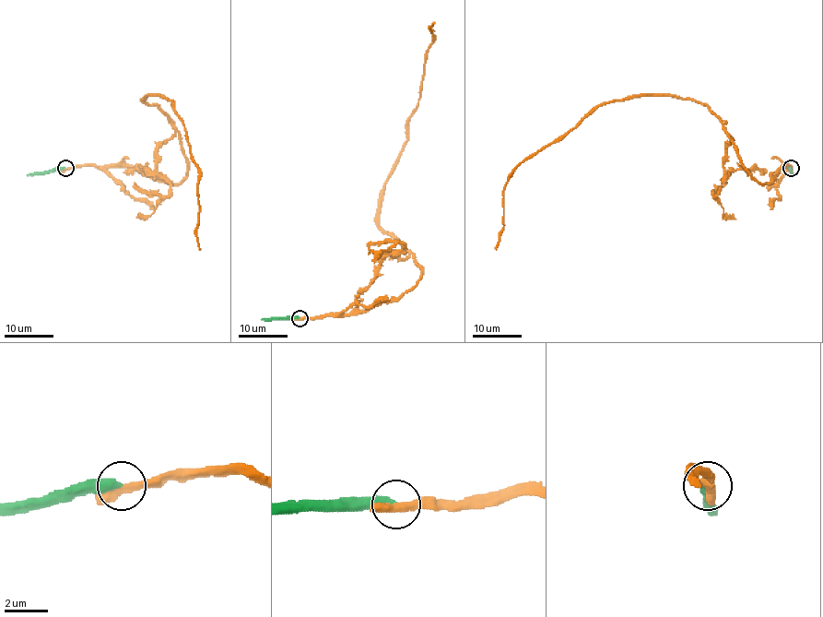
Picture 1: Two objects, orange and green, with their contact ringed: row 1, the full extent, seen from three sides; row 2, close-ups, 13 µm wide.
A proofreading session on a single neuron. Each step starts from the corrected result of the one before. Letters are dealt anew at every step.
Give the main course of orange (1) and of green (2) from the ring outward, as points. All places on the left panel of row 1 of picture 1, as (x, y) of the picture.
1: (65, 169), (132, 166), (178, 183), (187, 165), (180, 133), (145, 99), (170, 100), (199, 170), (200, 250)
2: (65, 169), (27, 176)

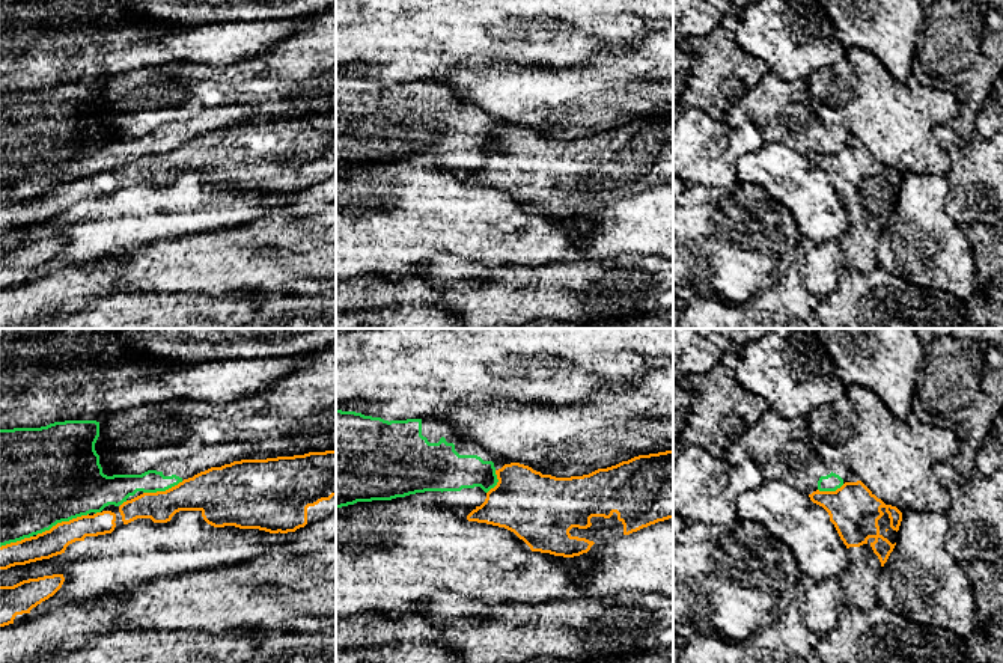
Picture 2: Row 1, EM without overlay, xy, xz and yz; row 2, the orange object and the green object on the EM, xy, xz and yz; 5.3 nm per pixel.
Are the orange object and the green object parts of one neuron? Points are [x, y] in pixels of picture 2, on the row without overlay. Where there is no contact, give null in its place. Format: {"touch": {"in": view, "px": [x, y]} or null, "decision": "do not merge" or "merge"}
{"touch": {"in": "xy", "px": [62, 184]}, "decision": "do not merge"}

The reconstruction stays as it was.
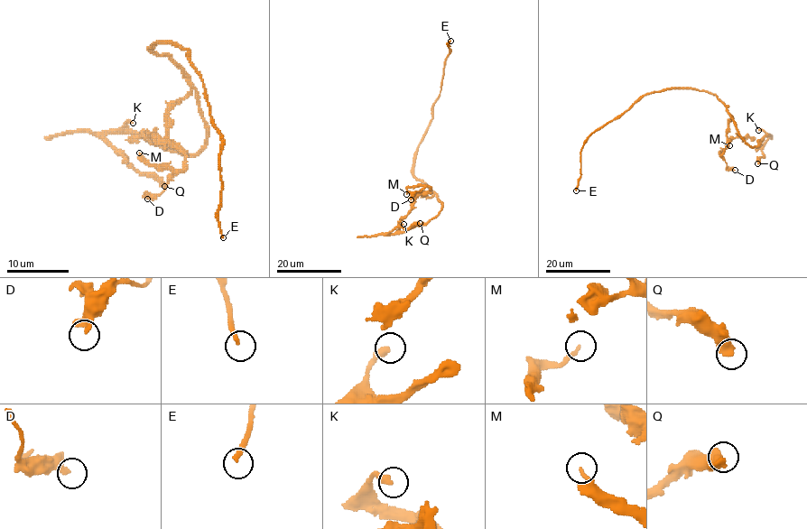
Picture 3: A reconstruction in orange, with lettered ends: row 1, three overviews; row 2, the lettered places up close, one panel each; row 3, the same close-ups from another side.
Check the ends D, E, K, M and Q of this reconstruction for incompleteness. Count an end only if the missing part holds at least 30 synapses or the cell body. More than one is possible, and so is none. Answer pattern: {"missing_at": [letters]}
{"missing_at": []}

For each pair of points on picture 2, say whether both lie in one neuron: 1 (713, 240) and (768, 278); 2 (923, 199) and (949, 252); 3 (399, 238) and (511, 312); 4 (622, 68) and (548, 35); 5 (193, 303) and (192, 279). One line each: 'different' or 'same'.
1: same
2: same
3: different
4: different
5: different

